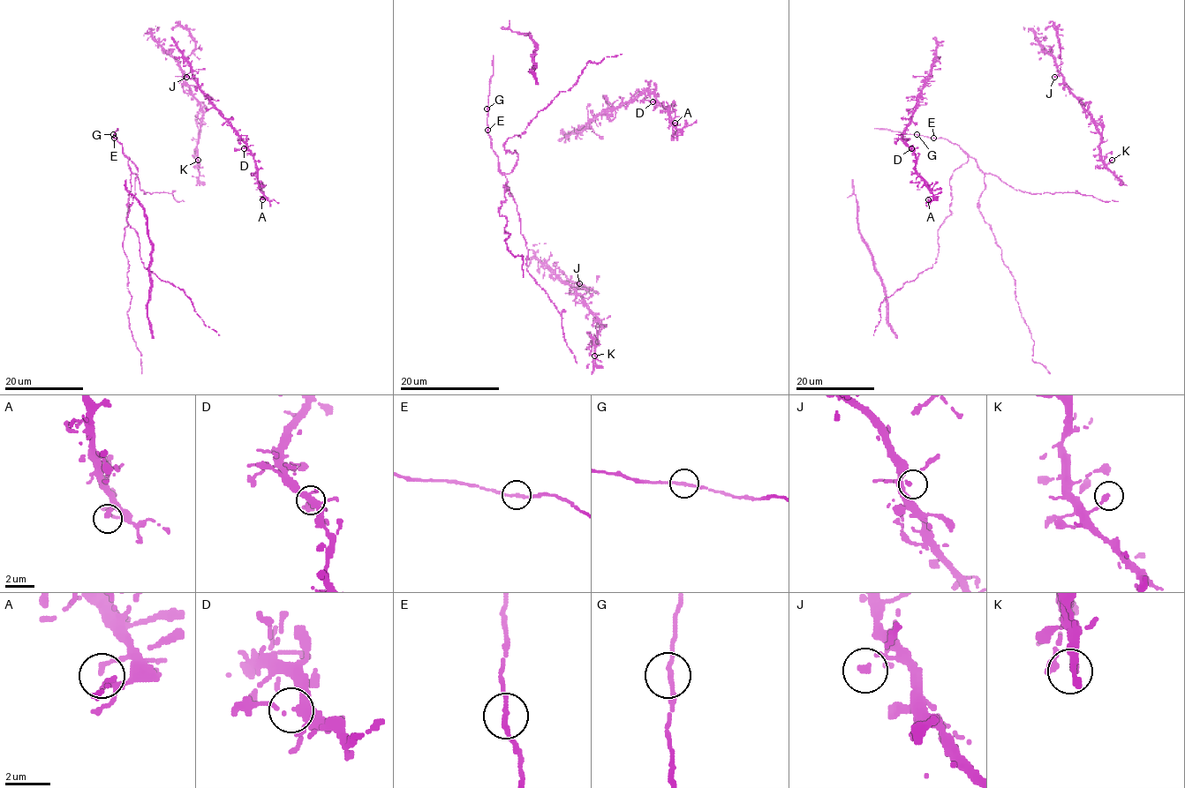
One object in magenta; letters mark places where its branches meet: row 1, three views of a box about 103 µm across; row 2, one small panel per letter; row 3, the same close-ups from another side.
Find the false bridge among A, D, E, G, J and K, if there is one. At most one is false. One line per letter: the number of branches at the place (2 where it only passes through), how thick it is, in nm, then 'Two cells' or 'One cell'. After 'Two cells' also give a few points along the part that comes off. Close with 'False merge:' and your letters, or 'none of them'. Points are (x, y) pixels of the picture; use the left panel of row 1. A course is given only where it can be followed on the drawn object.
A: Branches: 1. Thickness 280 nm. One cell
D: Branches: 4. Thickness 320 nm. One cell
E: Branches: 2. Thickness 220 nm. One cell
G: Branches: 2. Thickness 200 nm. One cell
J: Branches: 1. Thickness 280 nm. One cell
K: Branches: 1. Thickness 320 nm. One cell
False merge: none of them

